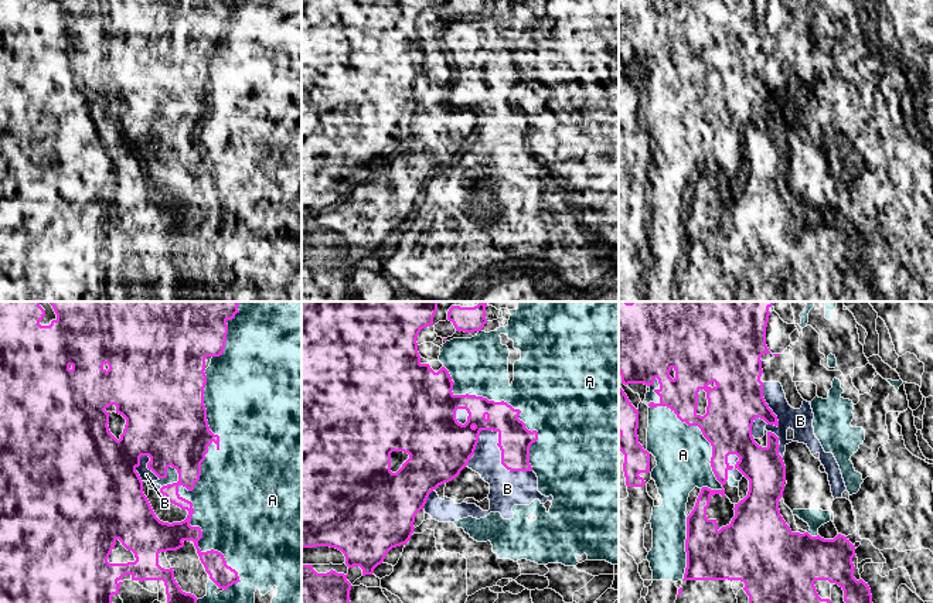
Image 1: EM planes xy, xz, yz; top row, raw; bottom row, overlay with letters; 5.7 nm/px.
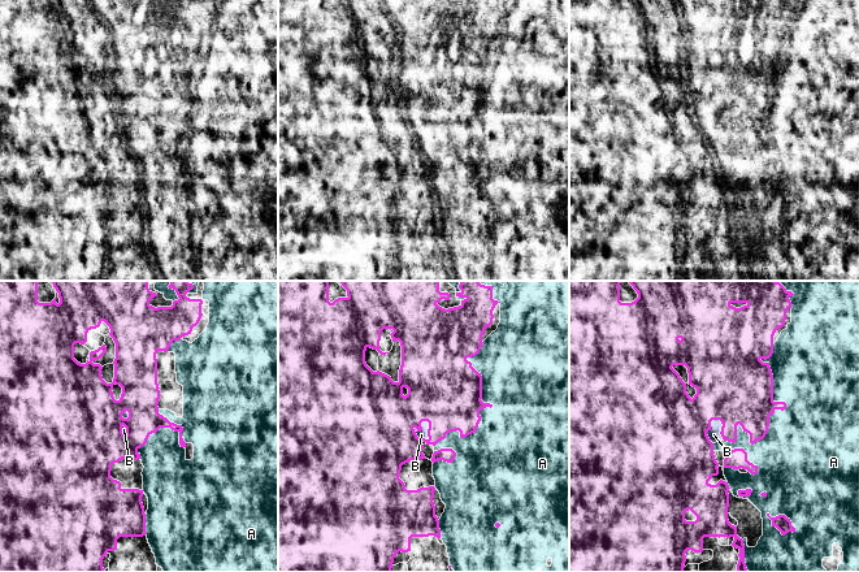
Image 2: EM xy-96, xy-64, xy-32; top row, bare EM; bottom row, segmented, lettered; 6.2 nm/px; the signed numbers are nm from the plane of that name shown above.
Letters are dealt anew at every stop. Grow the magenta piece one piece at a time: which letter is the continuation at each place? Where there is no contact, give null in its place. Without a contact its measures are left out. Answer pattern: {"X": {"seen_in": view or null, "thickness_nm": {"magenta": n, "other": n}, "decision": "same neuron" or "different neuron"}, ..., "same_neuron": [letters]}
{"A": {"seen_in": "xy", "thickness_nm": {"magenta": 300, "other": 360}, "decision": "different neuron"}, "B": {"seen_in": "xz", "thickness_nm": {"magenta": 190, "other": 200}, "decision": "different neuron"}, "same_neuron": []}

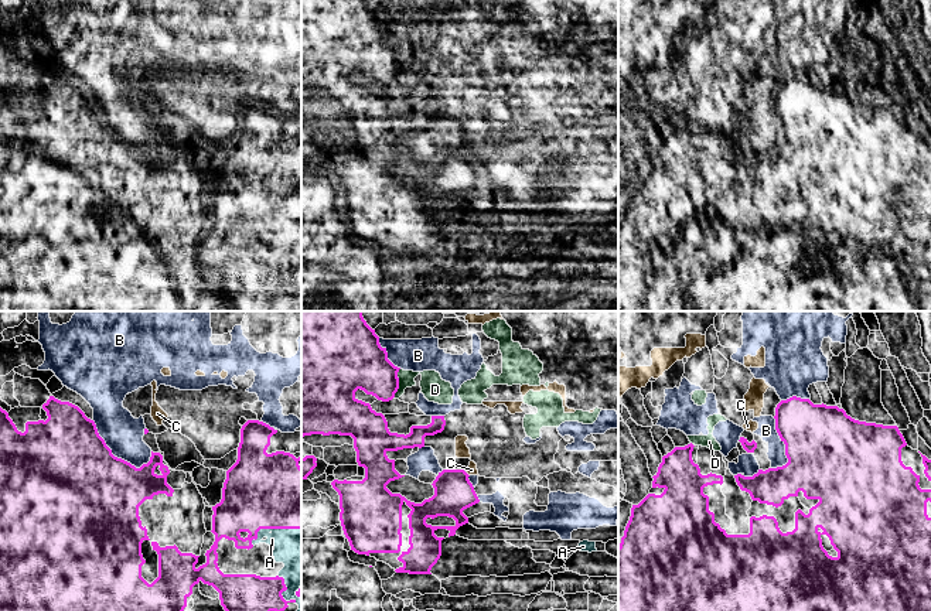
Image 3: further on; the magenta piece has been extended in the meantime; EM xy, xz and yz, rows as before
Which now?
{"A": {"seen_in": "xy", "thickness_nm": {"magenta": 440, "other": 240}, "decision": "different neuron"}, "B": {"seen_in": "xy", "thickness_nm": {"magenta": 500, "other": 220}, "decision": "different neuron"}, "C": {"seen_in": "xz", "thickness_nm": {"magenta": 220, "other": 60}, "decision": "different neuron"}, "D": {"seen_in": "xz", "thickness_nm": {"magenta": 300, "other": 140}, "decision": "different neuron"}, "same_neuron": []}

